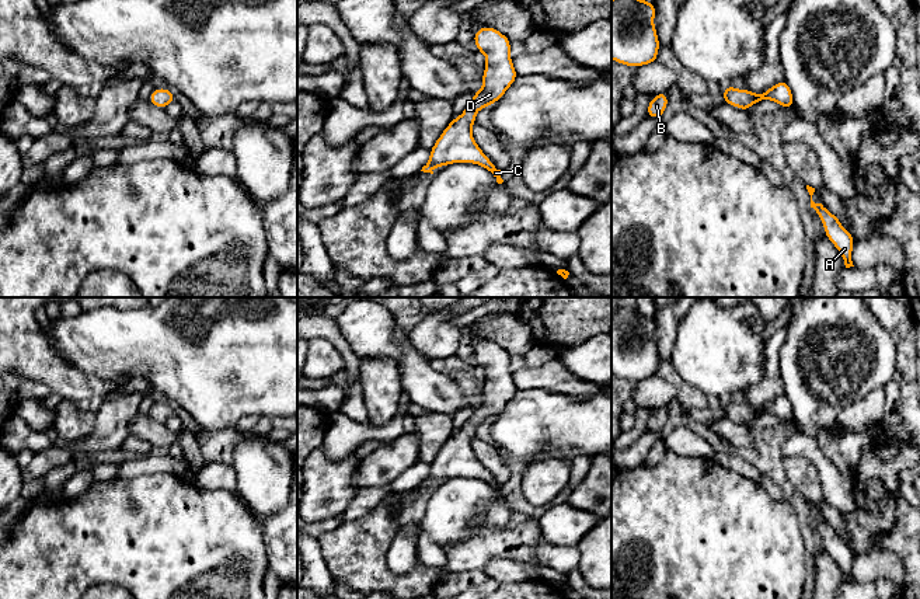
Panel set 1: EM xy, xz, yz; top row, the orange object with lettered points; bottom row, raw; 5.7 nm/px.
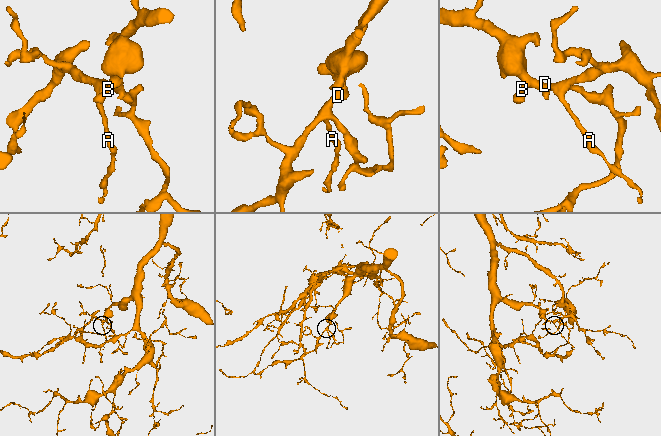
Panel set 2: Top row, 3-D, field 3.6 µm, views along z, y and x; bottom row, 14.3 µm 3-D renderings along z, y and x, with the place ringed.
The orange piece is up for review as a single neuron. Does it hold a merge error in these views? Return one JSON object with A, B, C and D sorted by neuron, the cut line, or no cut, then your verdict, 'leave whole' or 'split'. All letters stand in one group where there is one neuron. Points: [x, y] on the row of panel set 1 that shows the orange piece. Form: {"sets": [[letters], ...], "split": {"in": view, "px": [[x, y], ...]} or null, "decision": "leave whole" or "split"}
{"sets": [["A", "B", "C", "D"]], "split": null, "decision": "leave whole"}

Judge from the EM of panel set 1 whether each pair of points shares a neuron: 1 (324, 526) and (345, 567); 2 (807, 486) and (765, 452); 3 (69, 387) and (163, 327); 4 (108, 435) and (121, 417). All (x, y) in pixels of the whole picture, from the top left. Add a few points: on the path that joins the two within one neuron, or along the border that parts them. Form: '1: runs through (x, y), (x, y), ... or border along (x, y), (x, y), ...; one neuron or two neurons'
1: border along (342, 521), (317, 539); two neurons
2: border along (783, 456), (786, 477), (802, 495); two neurons
3: border along (61, 359), (83, 372), (112, 380); two neurons
4: runs through (111, 431), (117, 421); one neuron

